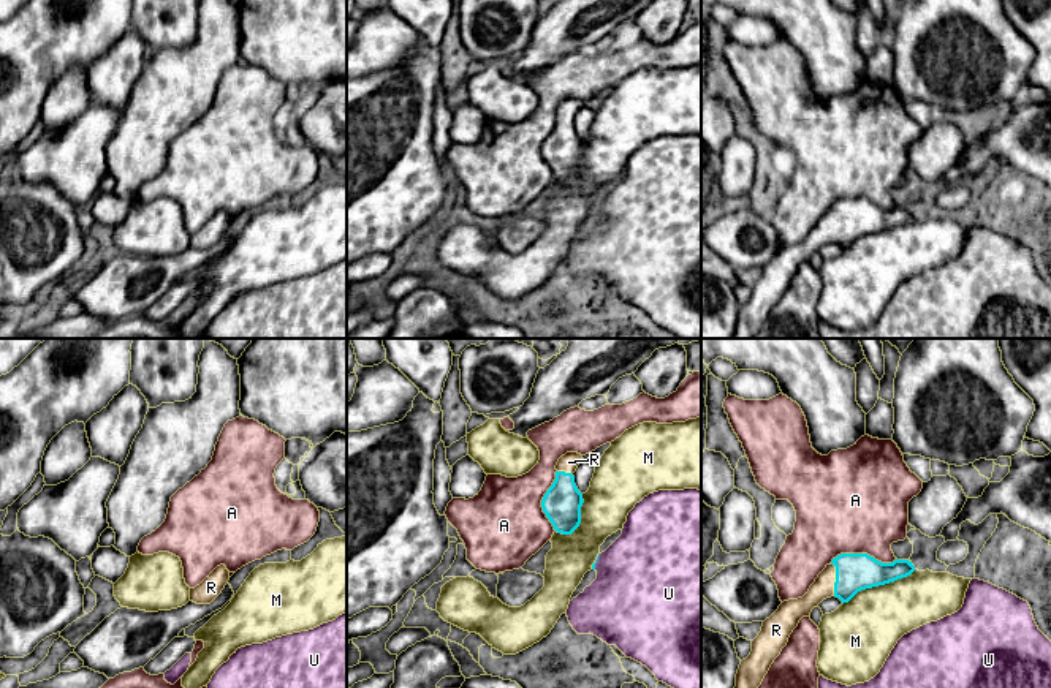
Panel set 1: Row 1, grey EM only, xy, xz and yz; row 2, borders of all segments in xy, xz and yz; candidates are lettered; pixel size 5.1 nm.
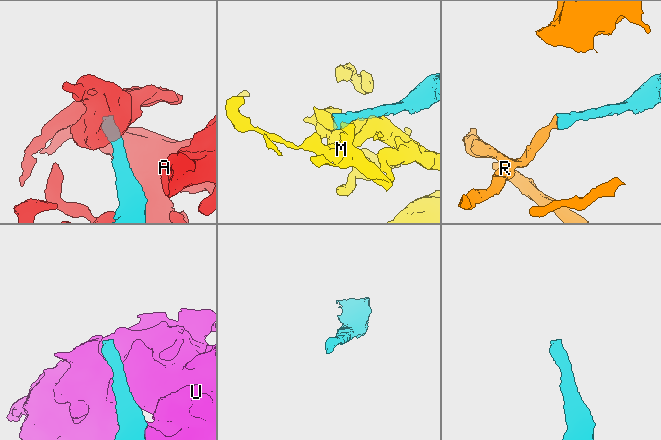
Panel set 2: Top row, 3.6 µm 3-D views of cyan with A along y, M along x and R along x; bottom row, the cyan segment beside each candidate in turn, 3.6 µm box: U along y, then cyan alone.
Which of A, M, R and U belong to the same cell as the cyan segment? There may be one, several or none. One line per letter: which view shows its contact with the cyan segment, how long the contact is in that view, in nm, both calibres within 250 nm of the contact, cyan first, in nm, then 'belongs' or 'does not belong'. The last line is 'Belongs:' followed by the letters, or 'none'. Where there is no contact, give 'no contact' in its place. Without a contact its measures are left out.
A: contact in yz; length 340 nm; calibres 190 and 500 nm; does not belong
M: contact in yz; length 420 nm; calibres 190 and 340 nm; does not belong
R: contact in yz; length 170 nm; calibres 190 and 110 nm; belongs
U: contact in xz; length 90 nm; calibres 20 and 460 nm; does not belong
Belongs: R

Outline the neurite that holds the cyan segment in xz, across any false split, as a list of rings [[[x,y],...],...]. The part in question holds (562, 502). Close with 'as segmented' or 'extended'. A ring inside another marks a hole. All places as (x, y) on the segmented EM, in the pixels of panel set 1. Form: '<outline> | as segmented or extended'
[[[567,452],[556,465],[556,479],[541,500],[541,508],[554,530],[571,535],[581,524],[582,493],[575,484],[573,473],[582,462],[578,452]]] | extended

